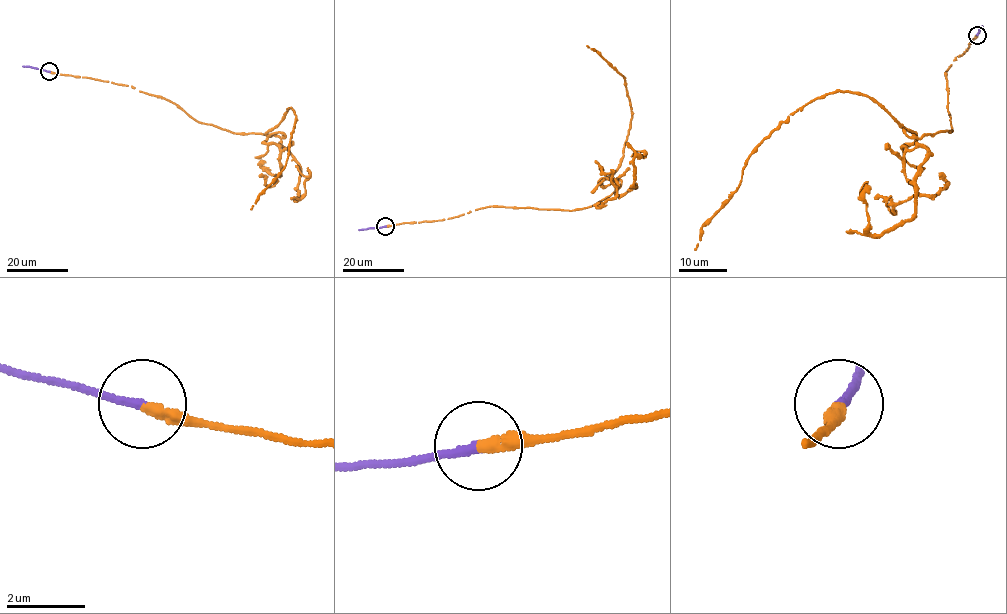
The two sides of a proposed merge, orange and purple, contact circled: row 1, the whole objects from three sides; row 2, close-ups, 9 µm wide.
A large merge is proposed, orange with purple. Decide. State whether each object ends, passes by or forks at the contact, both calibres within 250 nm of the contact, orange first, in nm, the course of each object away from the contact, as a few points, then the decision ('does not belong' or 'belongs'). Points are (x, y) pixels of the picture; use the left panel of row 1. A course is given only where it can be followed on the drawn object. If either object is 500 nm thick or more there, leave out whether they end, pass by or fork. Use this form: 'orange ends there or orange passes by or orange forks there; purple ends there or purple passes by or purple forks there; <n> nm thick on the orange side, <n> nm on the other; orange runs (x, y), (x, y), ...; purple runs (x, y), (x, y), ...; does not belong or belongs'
orange ends there; purple ends there; 280 nm thick on the orange side, 200 nm on the other; orange runs (49, 72), (131, 85), (235, 133), (284, 138), (266, 133), (291, 108), (295, 122), (283, 169), (250, 209); purple runs (49, 72), (22, 66); belongs

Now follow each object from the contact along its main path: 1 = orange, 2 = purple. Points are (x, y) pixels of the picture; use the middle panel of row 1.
1: (385, 226), (610, 196), (631, 106), (586, 45)
2: (385, 226), (358, 230)

